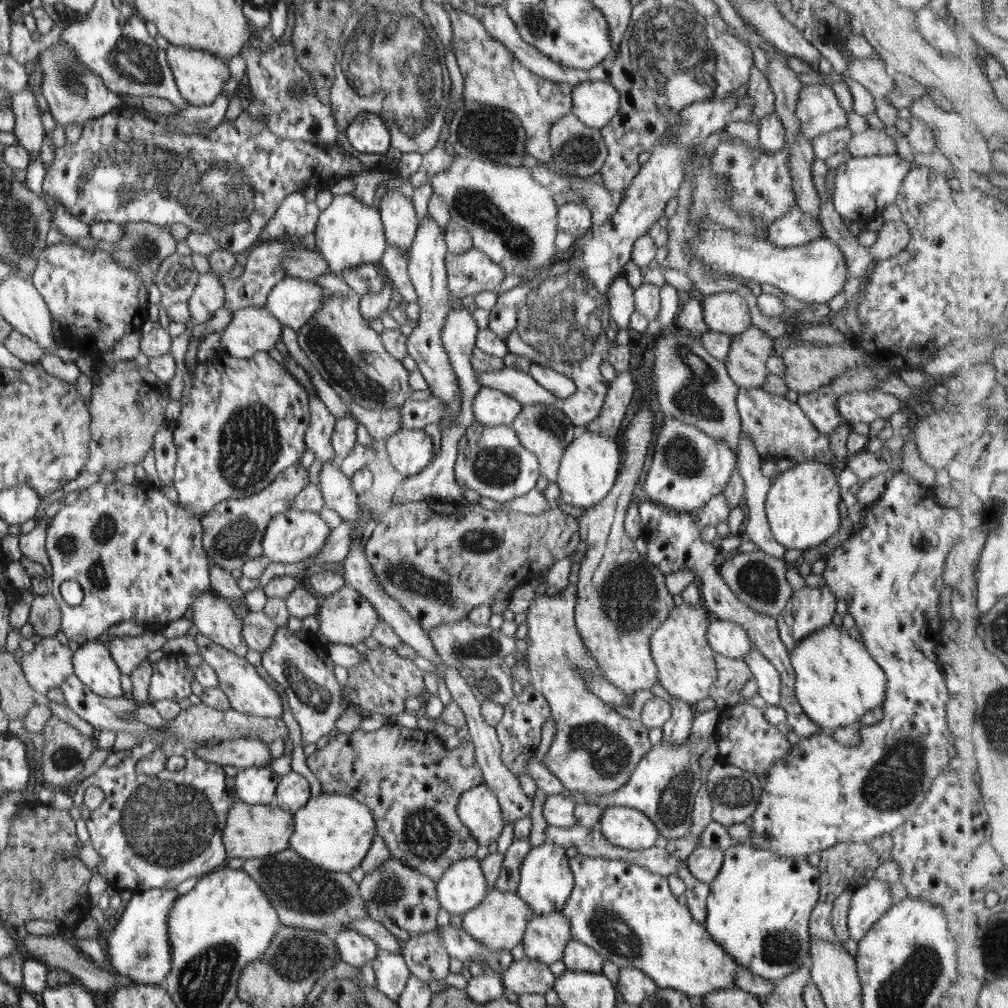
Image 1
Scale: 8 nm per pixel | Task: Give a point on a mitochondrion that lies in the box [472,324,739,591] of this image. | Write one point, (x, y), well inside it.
(696, 394)

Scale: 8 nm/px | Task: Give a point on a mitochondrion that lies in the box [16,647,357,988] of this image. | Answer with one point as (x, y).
(164, 824)

